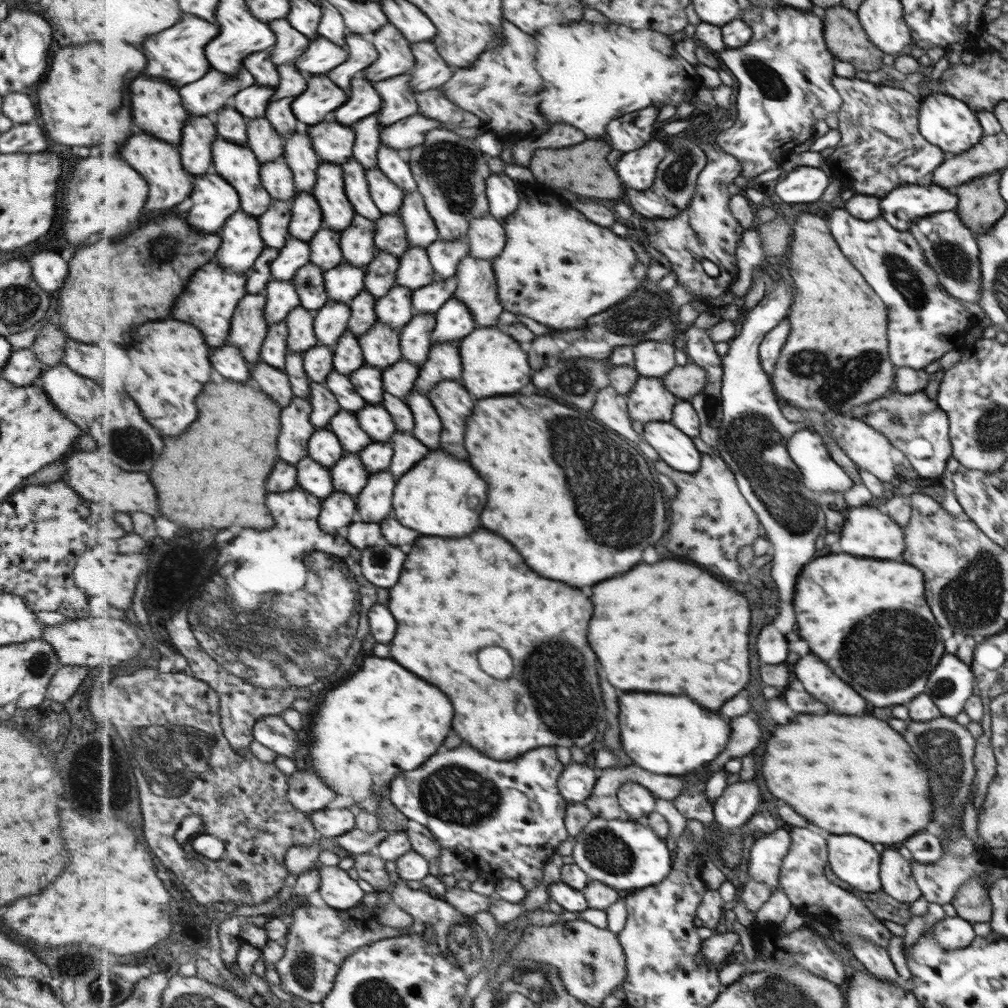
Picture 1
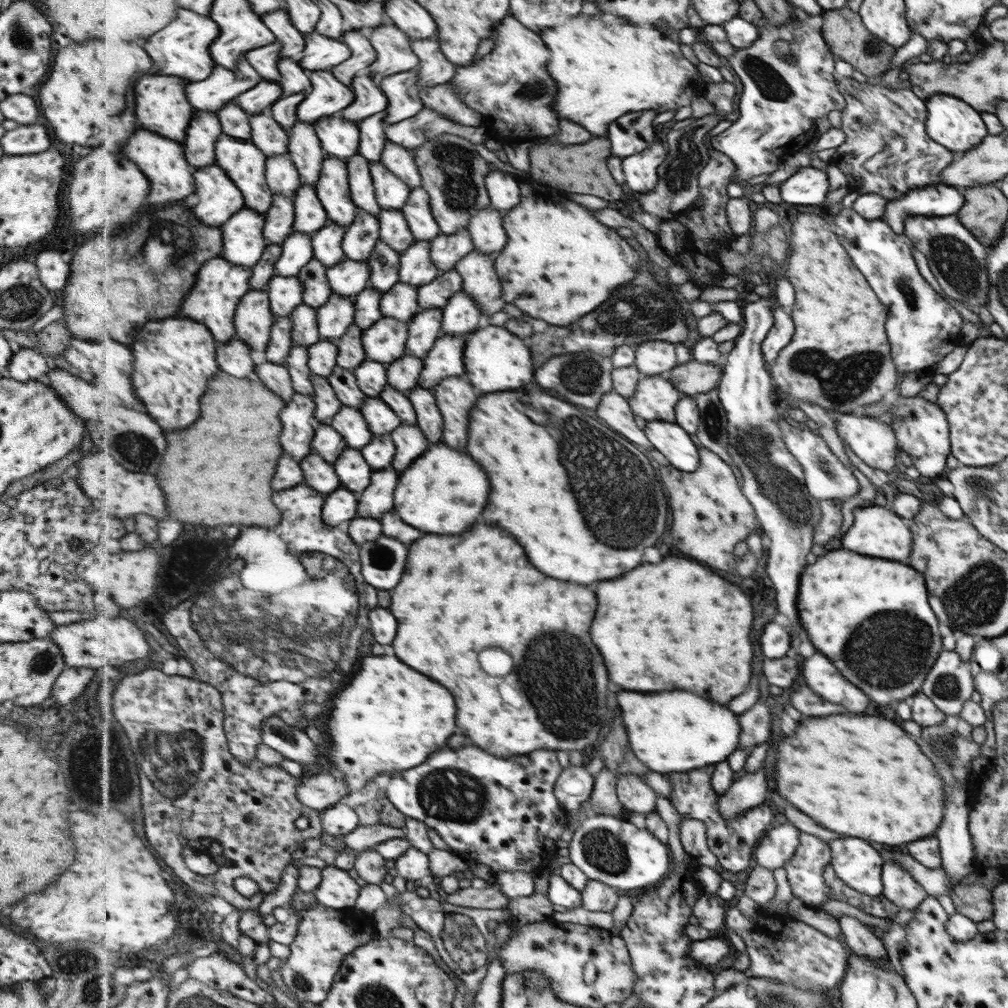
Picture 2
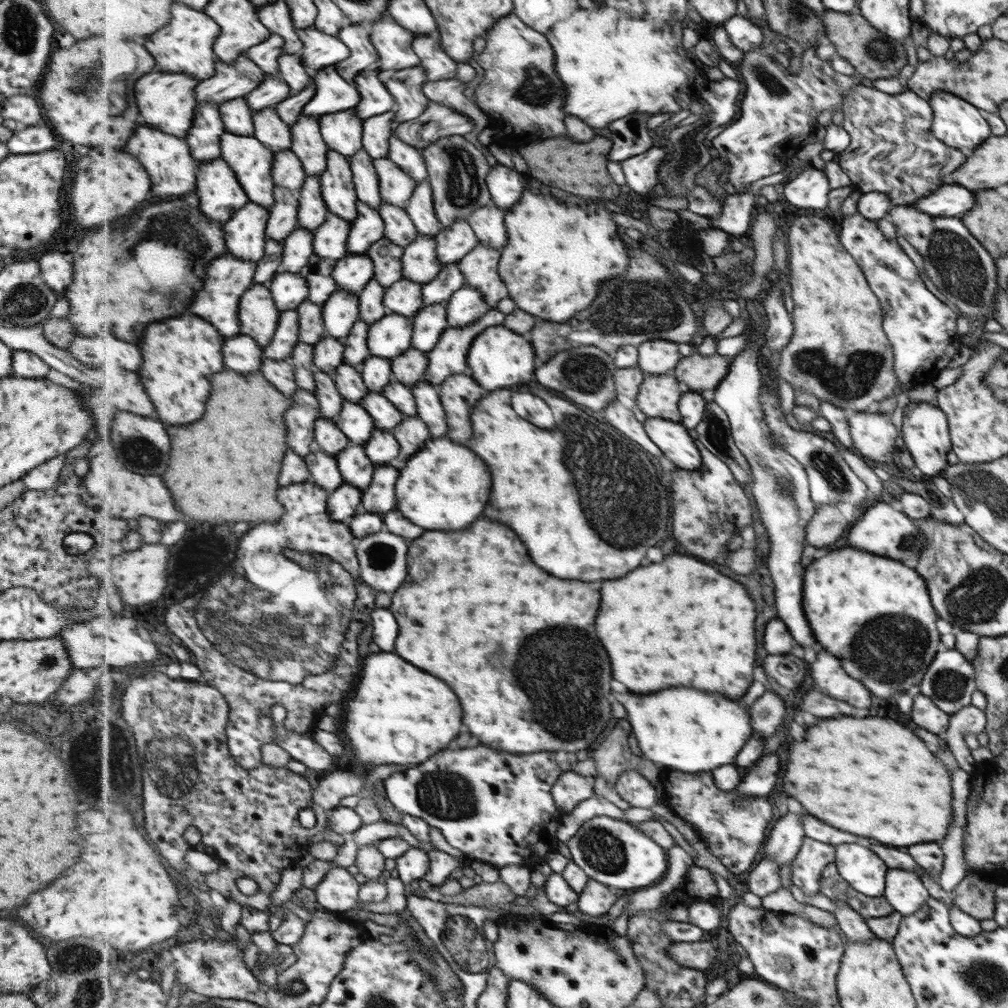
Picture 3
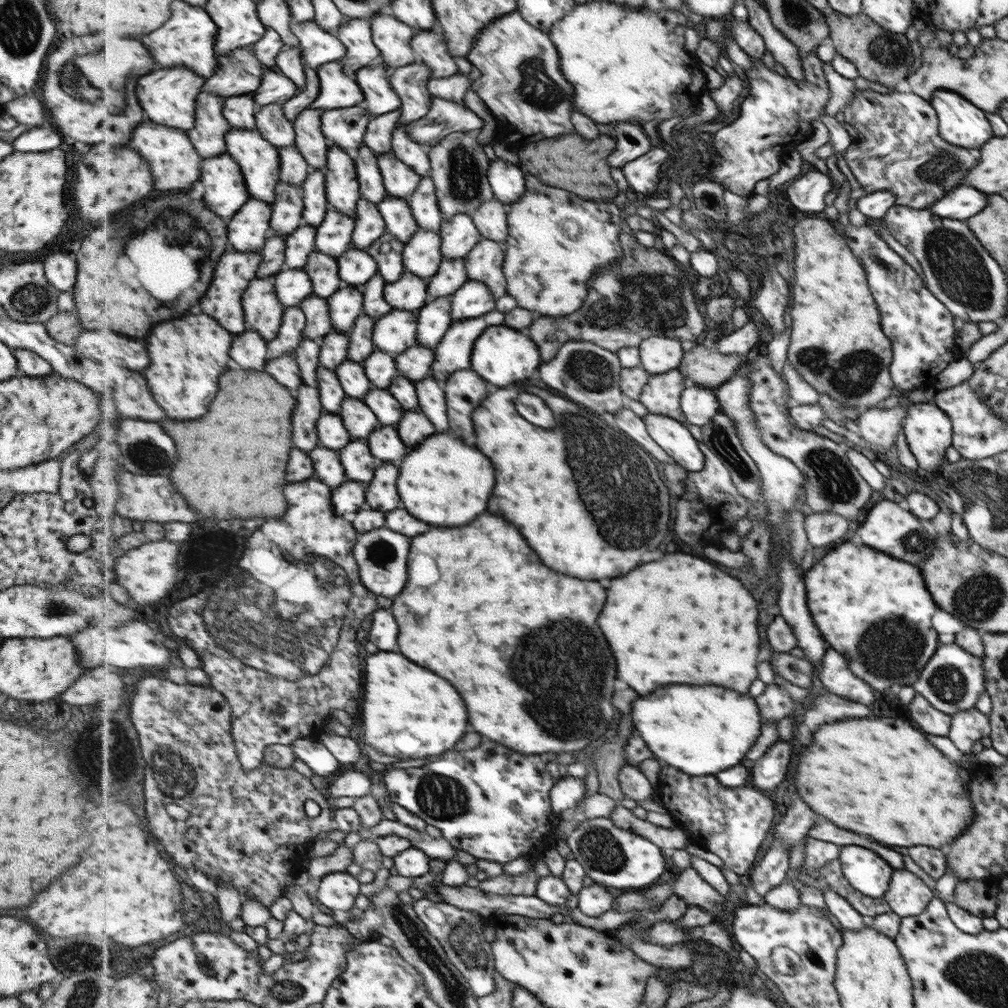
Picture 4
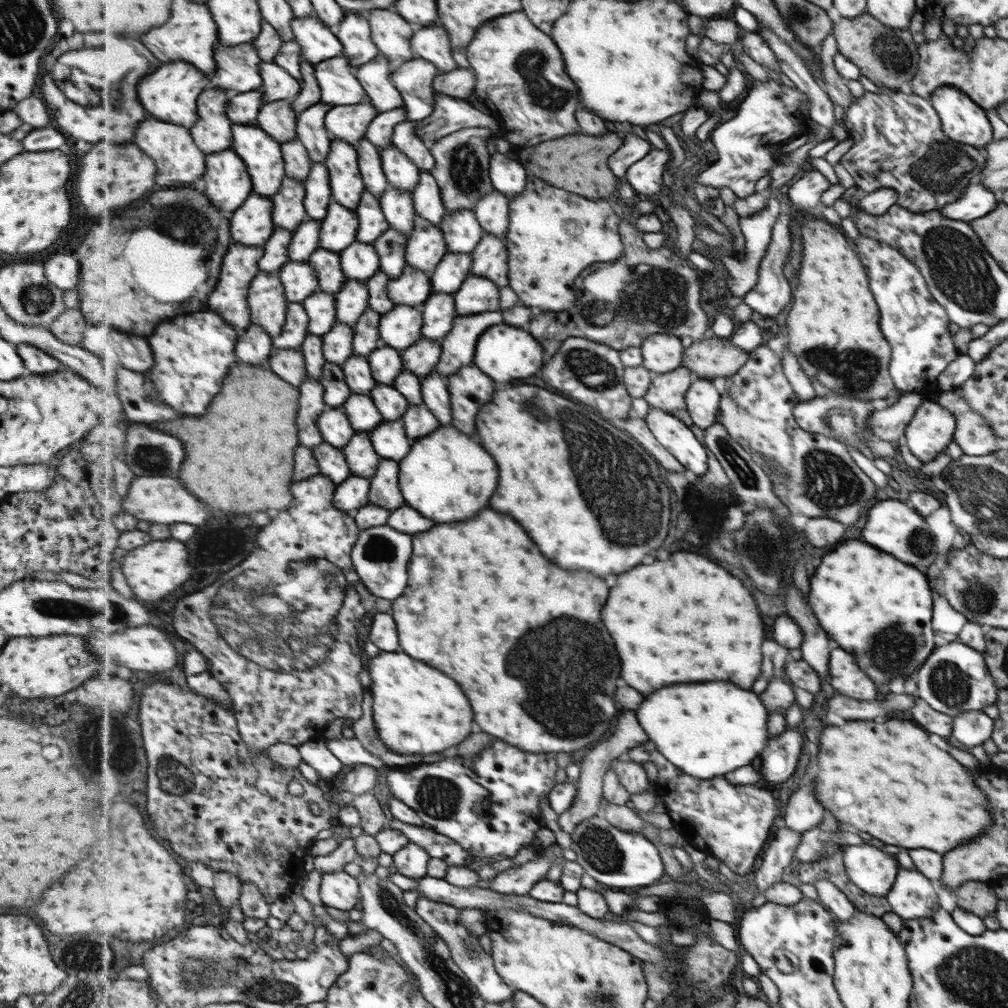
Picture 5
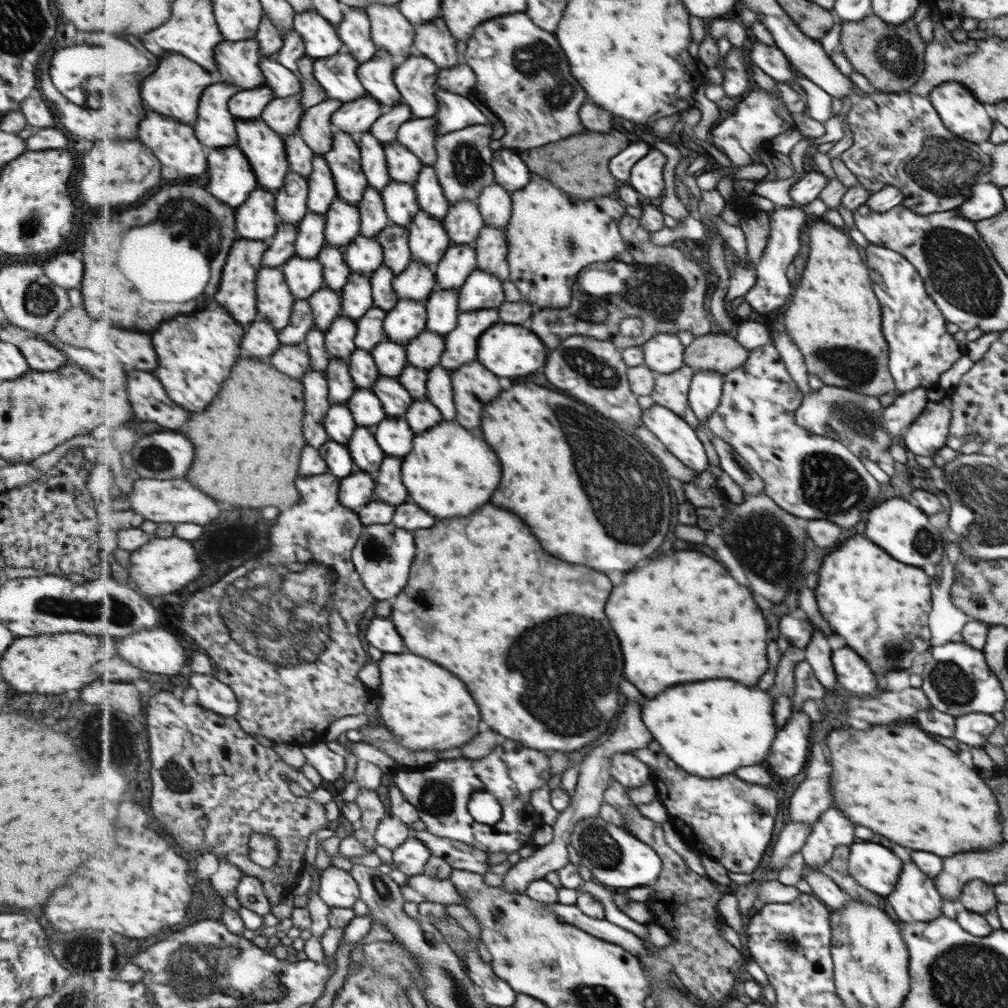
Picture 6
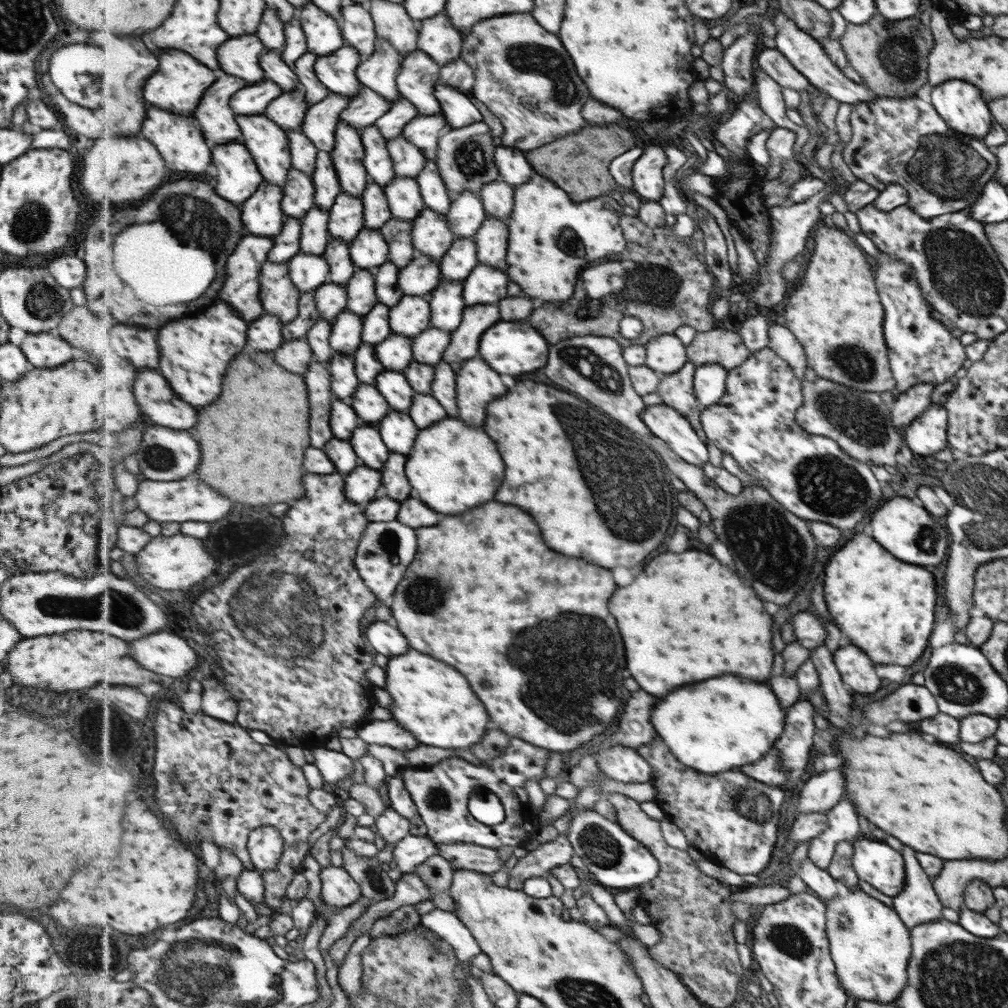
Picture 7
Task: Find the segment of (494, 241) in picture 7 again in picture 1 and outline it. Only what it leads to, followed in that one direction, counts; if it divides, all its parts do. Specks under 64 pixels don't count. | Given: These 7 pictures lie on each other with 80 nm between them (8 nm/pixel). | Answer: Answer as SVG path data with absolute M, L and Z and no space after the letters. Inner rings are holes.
M470 254L458 266L456 296L474 312L477 327L499 327L505 308L500 299L492 261Z

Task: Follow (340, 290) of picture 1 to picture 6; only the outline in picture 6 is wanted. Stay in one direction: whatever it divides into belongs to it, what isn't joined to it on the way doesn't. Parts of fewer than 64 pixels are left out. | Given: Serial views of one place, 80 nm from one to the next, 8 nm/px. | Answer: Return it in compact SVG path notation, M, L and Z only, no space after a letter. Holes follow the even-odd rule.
M361 235L344 249L347 264L353 273L371 276L384 264L384 248L377 237L367 238Z

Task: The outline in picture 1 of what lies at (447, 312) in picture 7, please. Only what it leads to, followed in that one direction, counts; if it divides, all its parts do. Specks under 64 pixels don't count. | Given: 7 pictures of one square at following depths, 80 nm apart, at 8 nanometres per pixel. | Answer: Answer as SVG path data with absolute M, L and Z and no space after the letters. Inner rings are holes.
M417 313L409 324L401 329L401 344L404 358L423 366L429 358L433 331L437 324L436 313Z

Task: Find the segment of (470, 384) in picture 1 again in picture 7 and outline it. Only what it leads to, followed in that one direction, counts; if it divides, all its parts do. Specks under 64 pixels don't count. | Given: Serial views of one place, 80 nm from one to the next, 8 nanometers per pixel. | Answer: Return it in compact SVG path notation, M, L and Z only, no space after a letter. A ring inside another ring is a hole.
M499 321L493 325L481 339L480 356L483 357L499 374L527 374L547 366L549 360L549 342L539 330L524 321Z

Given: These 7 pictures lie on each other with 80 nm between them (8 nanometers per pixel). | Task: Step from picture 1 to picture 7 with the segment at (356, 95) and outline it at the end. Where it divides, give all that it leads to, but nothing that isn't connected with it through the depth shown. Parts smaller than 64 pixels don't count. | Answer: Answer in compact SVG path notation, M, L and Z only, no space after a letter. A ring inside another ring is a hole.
M378 37L374 53L363 60L357 76L363 85L375 90L389 102L397 102L401 94L397 84L397 76L402 67L400 52L390 40Z

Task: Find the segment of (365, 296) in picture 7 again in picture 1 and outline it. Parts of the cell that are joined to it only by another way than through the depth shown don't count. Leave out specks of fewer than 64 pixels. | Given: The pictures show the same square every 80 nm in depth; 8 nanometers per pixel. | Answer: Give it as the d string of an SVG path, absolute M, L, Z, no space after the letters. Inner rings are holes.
M329 299L315 313L315 332L319 344L335 348L341 336L348 332L352 308L344 302Z

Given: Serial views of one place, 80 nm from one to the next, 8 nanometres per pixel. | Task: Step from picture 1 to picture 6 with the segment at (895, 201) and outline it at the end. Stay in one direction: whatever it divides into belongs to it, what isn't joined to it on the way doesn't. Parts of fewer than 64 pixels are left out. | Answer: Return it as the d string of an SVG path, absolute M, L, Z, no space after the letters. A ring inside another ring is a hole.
M977 182L973 198L969 198L969 202L966 200L965 206L953 209L961 218L969 219L976 224L978 221L995 217L1006 208L999 188L995 188L991 182Z

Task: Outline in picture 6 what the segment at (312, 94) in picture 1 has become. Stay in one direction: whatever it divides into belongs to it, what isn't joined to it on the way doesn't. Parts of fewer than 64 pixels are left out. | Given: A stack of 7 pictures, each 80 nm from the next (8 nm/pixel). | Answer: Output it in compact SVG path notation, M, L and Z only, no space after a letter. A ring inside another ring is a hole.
M344 49L335 56L320 58L314 62L314 73L327 98L349 103L366 96L368 91L361 83L358 69L360 62L349 50Z

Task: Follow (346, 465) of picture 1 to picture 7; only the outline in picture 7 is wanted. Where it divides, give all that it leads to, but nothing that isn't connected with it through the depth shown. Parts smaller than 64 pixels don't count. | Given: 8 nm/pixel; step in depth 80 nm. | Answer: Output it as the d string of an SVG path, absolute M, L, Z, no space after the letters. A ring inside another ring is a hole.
M362 424L355 430L352 443L361 464L380 471L392 453L385 444L379 425Z

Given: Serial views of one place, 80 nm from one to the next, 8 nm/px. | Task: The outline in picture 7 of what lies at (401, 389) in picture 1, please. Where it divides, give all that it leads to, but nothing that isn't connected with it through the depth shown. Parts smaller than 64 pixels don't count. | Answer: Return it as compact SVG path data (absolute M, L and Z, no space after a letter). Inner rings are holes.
M429 327L414 338L413 356L415 361L435 366L444 359L451 344L452 332Z

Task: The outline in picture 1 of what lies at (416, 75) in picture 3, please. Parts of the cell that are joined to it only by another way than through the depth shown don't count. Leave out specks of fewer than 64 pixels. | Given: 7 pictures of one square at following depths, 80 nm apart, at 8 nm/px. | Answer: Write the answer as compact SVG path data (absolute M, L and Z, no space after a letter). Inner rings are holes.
M403 73L385 82L375 83L375 88L383 98L383 109L379 111L379 123L383 127L392 126L419 113L415 92L411 86L411 75Z

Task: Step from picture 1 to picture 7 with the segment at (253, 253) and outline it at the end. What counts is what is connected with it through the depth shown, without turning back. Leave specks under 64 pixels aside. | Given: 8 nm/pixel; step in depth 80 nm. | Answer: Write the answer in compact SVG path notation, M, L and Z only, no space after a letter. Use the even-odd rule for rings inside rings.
M264 181L258 191L242 205L243 226L249 235L275 237L284 230L287 216L283 207L284 187Z

